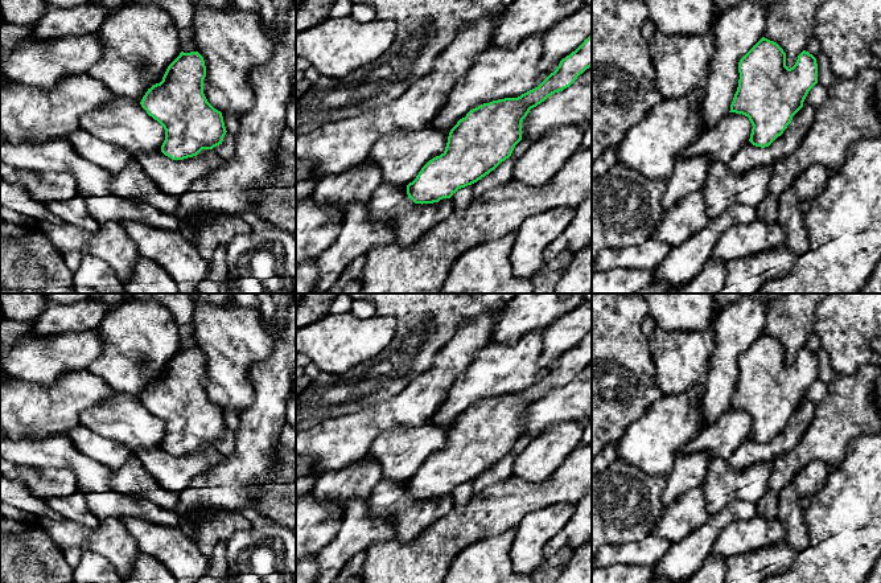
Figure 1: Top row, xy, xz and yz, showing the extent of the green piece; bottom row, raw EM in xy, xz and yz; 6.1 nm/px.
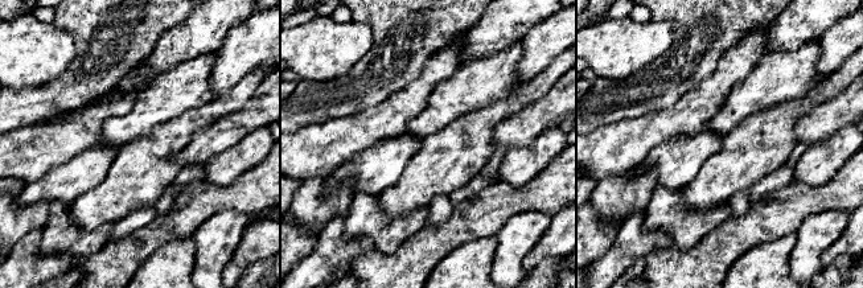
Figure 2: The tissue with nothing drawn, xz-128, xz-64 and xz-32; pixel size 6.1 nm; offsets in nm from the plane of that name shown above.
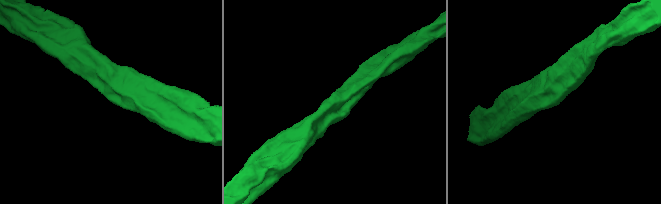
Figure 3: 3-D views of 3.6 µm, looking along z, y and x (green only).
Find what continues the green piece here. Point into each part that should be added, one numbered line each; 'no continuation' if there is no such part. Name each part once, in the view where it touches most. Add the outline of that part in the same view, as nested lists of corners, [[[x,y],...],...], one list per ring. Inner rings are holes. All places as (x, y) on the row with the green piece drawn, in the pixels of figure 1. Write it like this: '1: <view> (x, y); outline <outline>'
1: xz (400, 155); outline [[[429,124],[420,131],[395,131],[376,141],[367,161],[382,171],[383,184],[408,185],[429,160],[444,153],[449,132]]]

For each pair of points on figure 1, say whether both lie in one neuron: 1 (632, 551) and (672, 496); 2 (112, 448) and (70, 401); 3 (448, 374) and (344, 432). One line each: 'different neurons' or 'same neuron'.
1: different neurons
2: different neurons
3: same neuron

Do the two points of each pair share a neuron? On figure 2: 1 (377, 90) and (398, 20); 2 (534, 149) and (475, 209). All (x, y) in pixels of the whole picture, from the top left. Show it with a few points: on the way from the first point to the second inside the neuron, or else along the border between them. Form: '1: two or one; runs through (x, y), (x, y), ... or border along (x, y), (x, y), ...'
1: one; runs through (382, 73), (398, 56), (398, 37)
2: two; border along (533, 179), (520, 186), (497, 181)

